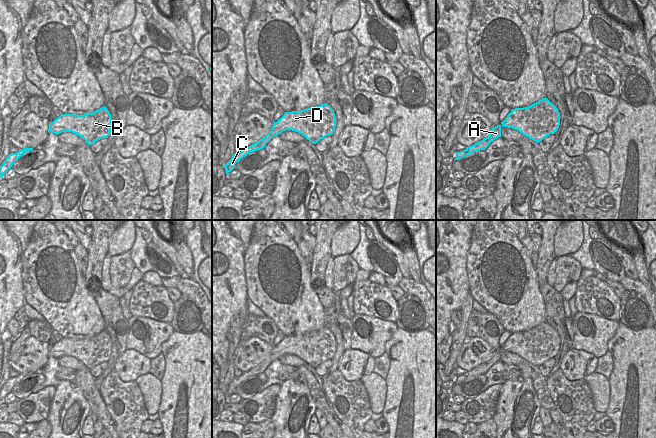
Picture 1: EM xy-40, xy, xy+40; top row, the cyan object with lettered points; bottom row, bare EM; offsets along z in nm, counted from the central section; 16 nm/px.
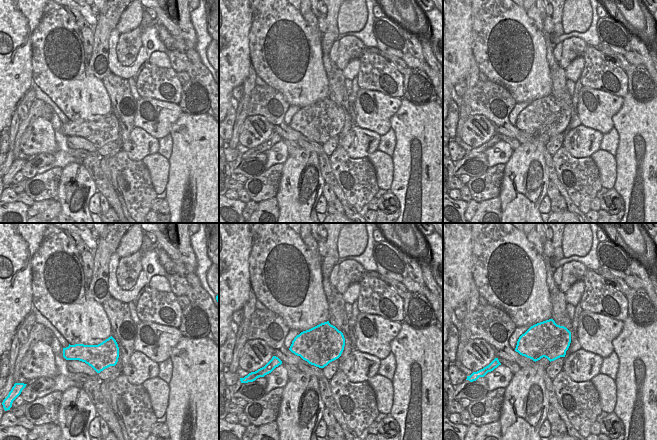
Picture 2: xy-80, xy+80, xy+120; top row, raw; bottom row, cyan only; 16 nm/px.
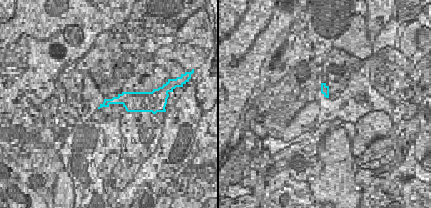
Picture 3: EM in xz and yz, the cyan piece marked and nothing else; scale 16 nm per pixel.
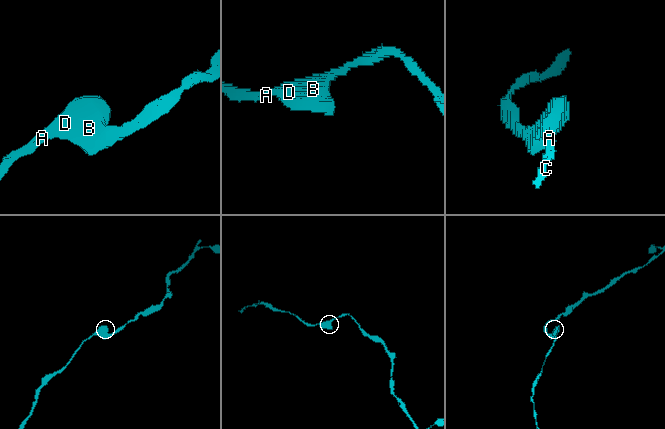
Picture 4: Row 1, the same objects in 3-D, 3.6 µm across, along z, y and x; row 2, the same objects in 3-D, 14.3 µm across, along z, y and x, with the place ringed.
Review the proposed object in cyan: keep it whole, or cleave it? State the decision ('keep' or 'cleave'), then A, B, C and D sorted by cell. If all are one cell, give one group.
keep; groups A B C D

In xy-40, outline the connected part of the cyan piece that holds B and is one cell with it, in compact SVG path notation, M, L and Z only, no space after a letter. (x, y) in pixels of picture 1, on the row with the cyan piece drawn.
M100 109L84 115L62 114L50 123L48 132L56 135L72 132L82 137L88 145L102 138L108 138L112 128L112 118L108 109Z

